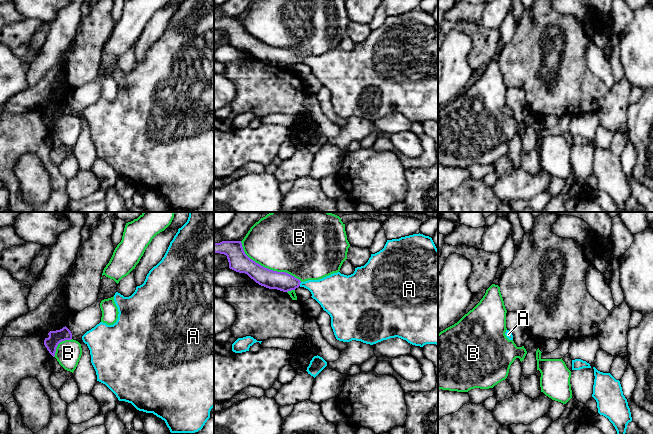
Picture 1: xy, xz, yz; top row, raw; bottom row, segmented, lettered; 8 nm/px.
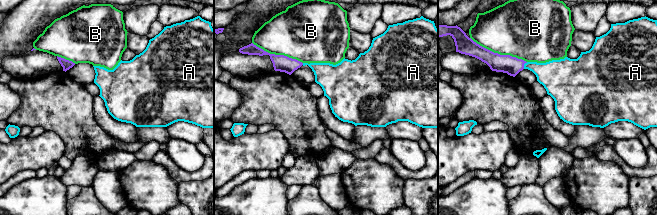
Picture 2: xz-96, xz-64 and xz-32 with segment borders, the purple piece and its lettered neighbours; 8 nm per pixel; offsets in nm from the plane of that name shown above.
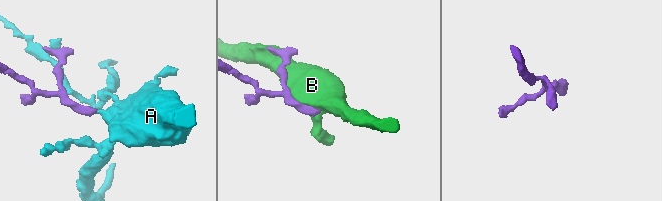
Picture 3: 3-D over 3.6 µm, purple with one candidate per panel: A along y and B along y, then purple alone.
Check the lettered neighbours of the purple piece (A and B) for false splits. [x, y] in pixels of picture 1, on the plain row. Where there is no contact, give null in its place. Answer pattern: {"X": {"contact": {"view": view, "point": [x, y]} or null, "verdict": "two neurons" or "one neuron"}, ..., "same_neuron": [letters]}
{"A": {"contact": {"view": "xz", "point": [299, 60]}, "verdict": "one neuron"}, "B": {"contact": {"view": "xz", "point": [267, 44]}, "verdict": "two neurons"}, "same_neuron": ["A"]}

